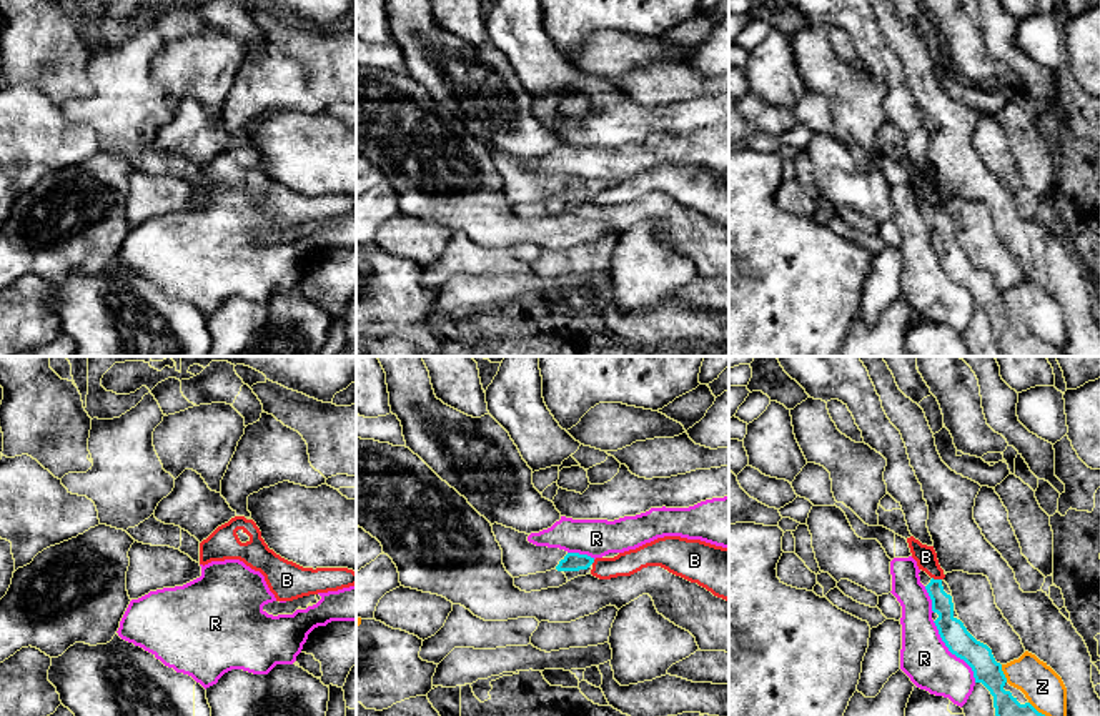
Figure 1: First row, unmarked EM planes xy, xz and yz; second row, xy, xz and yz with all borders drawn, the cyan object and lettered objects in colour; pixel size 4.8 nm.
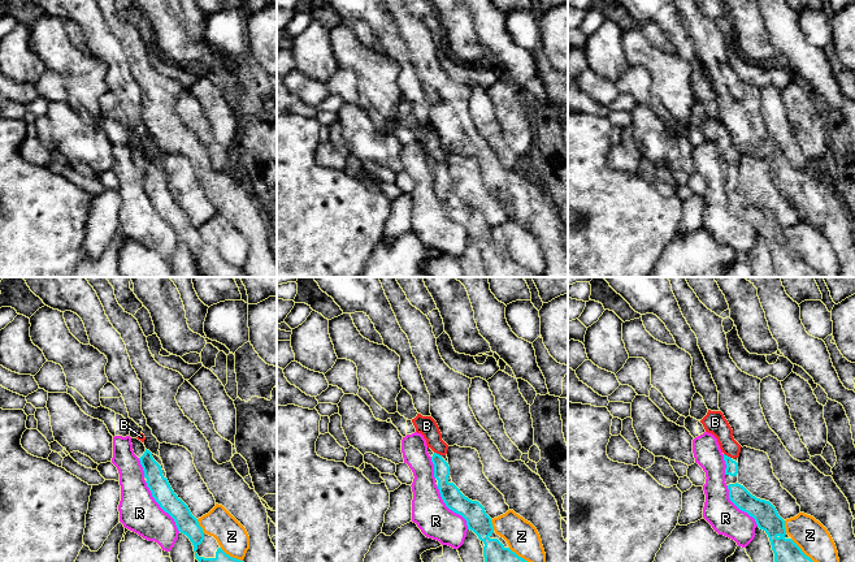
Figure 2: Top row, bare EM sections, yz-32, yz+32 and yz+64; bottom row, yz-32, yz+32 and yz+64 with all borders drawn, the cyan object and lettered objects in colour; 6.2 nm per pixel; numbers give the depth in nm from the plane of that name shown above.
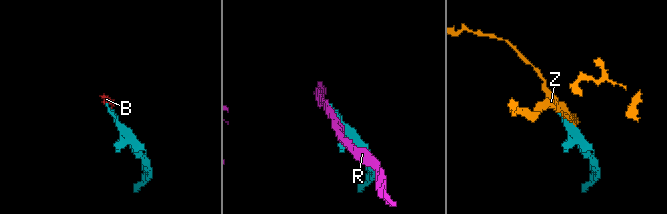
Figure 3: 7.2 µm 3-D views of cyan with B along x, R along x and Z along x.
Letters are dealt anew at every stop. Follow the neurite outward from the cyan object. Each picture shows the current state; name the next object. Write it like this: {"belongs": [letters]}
{"belongs": []}

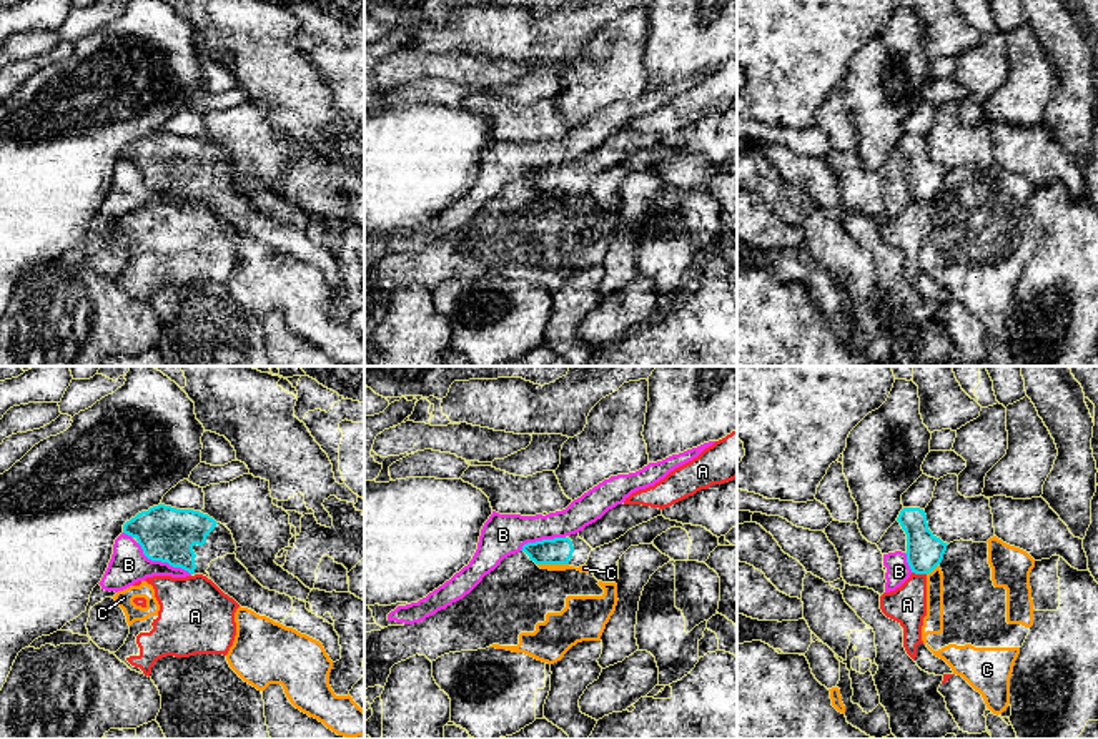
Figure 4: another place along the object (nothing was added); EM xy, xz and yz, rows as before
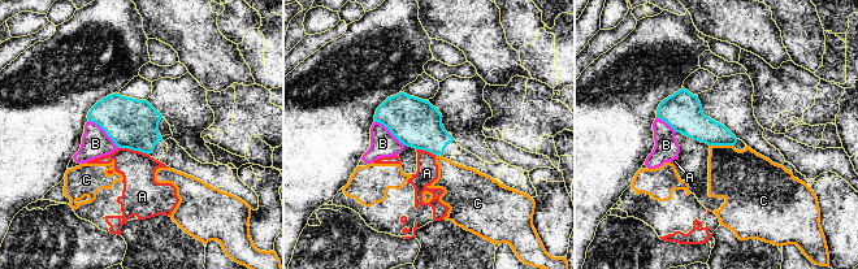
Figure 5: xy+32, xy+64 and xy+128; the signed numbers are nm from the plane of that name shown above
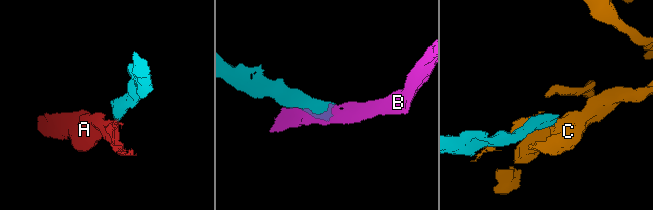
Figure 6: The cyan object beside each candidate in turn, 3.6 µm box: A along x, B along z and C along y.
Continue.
{"belongs": []}

